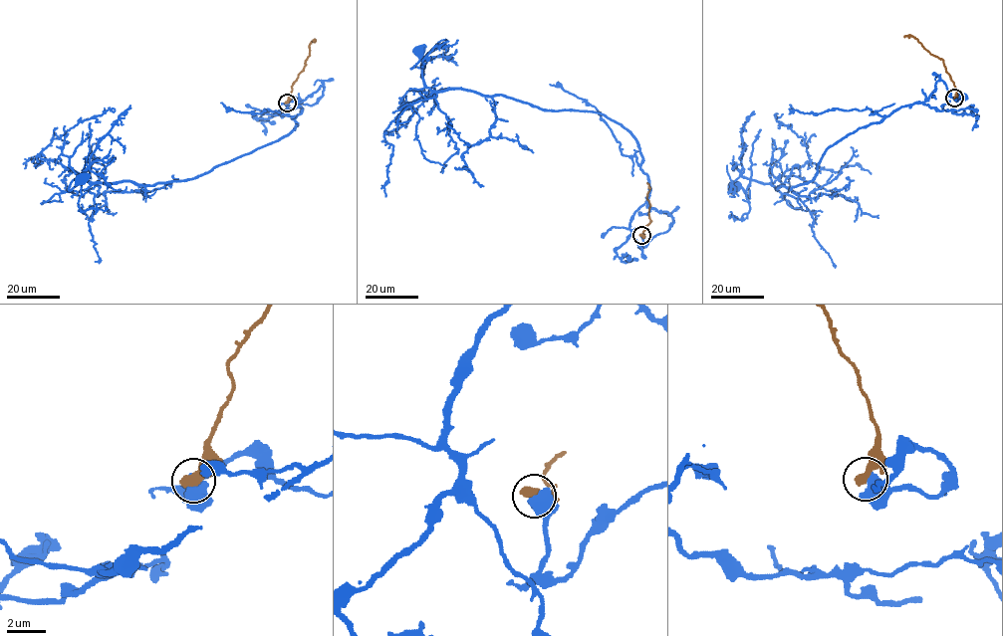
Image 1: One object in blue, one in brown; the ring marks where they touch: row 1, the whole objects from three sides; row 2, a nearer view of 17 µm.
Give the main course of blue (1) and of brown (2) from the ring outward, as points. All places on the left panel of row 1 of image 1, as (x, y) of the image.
1: (286, 102), (312, 106), (323, 86), (285, 135), (190, 179), (102, 183), (83, 172), (69, 189), (82, 179)
2: (286, 102), (291, 87), (306, 65), (310, 44), (313, 41)

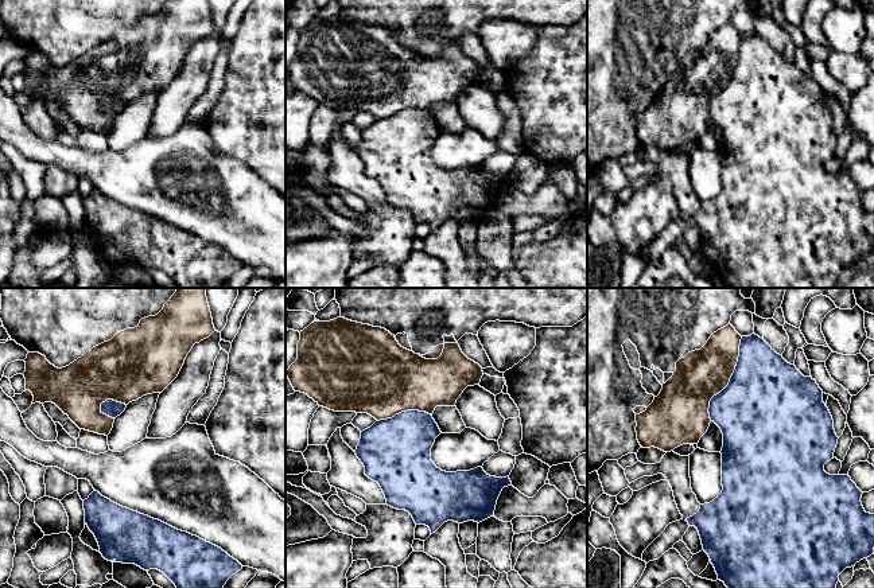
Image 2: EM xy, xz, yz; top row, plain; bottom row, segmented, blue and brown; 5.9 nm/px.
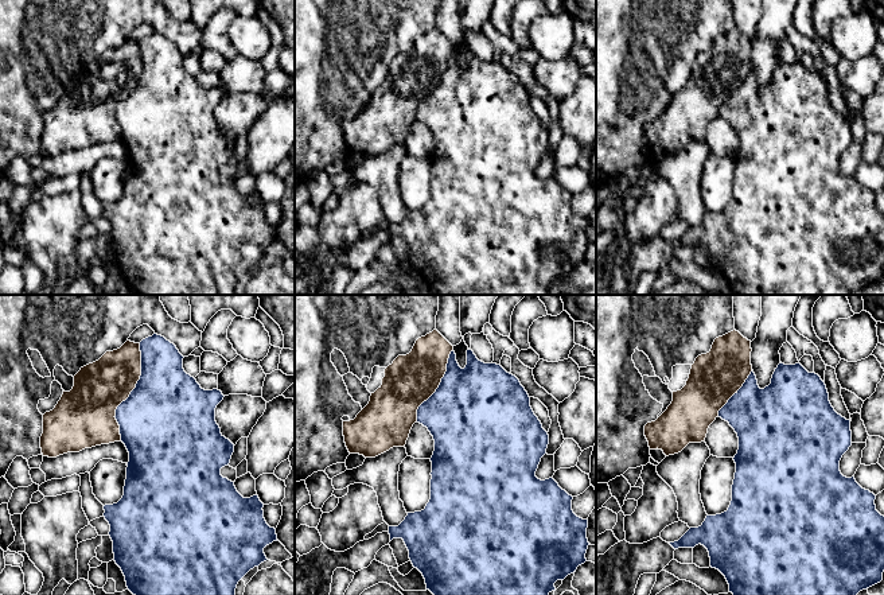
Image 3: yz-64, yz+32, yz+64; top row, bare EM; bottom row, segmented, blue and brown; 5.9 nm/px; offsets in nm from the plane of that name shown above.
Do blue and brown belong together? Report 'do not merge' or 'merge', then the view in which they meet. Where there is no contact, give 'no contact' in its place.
do not merge | yz

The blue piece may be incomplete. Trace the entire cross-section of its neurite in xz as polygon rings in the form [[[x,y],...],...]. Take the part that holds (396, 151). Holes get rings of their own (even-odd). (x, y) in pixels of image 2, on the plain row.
[[[407,109],[392,117],[376,120],[362,129],[354,149],[365,166],[365,174],[380,183],[386,203],[408,210],[415,222],[428,225],[431,233],[447,219],[479,222],[494,215],[502,187],[512,184],[509,175],[490,175],[482,166],[457,171],[438,167],[431,159],[431,147],[440,132],[431,113]]]

